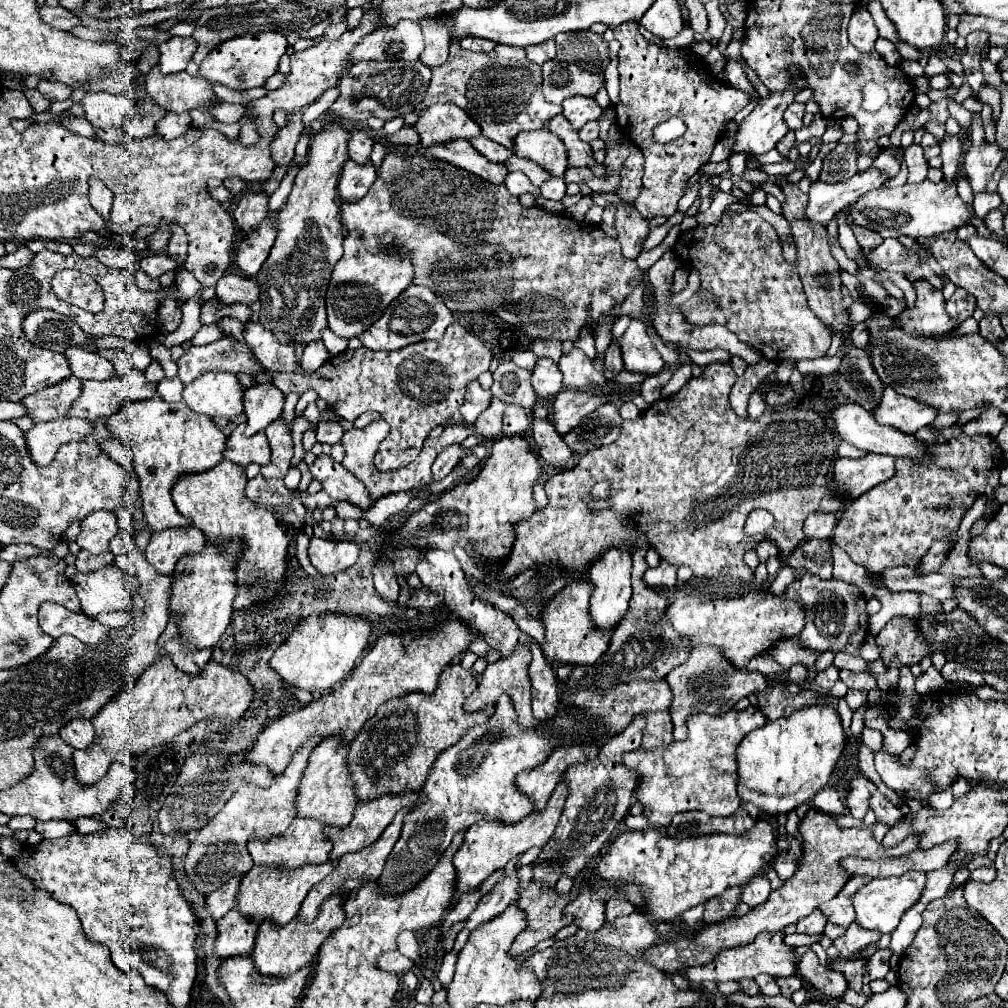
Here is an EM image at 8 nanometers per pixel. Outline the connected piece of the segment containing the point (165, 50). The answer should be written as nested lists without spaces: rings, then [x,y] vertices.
[[[172,37],[170,41],[160,45],[160,61],[158,67],[164,75],[184,71],[188,61],[196,51],[196,41],[192,37]]]

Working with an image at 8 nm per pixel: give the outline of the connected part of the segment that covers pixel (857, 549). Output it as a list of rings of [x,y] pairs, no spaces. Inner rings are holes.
[[[960,433],[944,445],[934,443],[932,451],[936,451],[936,455],[924,465],[896,459],[896,475],[888,479],[888,483],[880,483],[854,499],[844,511],[832,533],[832,541],[840,545],[854,563],[872,573],[882,573],[898,565],[918,569],[934,541],[946,539],[950,549],[956,545],[956,531],[964,513],[980,495],[992,497],[1000,485],[1000,475],[996,473],[1004,467],[1000,463],[1002,451],[992,437]]]

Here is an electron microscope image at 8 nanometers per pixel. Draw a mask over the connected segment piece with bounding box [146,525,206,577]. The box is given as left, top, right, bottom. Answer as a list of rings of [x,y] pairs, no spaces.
[[[190,525],[190,527],[172,527],[158,533],[152,533],[152,539],[146,547],[146,559],[162,573],[174,575],[176,563],[188,551],[202,551],[206,545],[204,533]]]

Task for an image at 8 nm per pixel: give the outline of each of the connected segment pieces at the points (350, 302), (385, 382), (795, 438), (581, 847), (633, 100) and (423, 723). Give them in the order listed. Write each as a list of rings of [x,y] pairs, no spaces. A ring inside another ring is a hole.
[[[352,231],[344,239],[344,255],[332,271],[332,279],[326,291],[326,315],[328,327],[338,337],[356,337],[370,327],[384,309],[412,283],[414,267],[408,257],[402,257],[400,247],[392,233],[384,233],[380,239],[380,251],[372,253],[362,243],[360,233]]]
[[[452,323],[440,341],[418,341],[398,351],[370,351],[360,347],[356,351],[344,351],[342,355],[330,357],[314,375],[312,389],[326,401],[326,405],[342,419],[354,421],[366,411],[376,411],[390,425],[388,437],[380,443],[376,451],[376,469],[392,471],[412,463],[420,451],[428,433],[438,425],[448,425],[454,411],[460,409],[464,401],[464,391],[468,381],[478,379],[480,373],[488,371],[492,353],[490,349],[474,335],[470,335],[460,323]]]
[[[726,361],[726,363],[712,363],[712,365],[706,365],[702,375],[700,377],[692,377],[678,393],[670,395],[670,397],[664,397],[660,401],[656,401],[646,413],[642,413],[638,419],[634,421],[624,421],[622,423],[622,435],[616,443],[610,443],[606,447],[598,447],[594,451],[588,451],[586,455],[580,457],[578,465],[572,467],[572,469],[566,469],[564,473],[558,473],[554,475],[552,479],[546,481],[546,493],[548,493],[548,507],[546,509],[540,509],[536,511],[530,519],[524,519],[524,523],[518,523],[516,525],[516,543],[512,545],[512,553],[508,555],[508,559],[504,561],[504,569],[500,571],[500,581],[508,581],[512,579],[514,575],[518,575],[520,571],[526,571],[528,567],[536,567],[536,565],[546,565],[546,563],[558,563],[560,567],[568,569],[568,573],[576,573],[576,571],[582,571],[586,569],[588,565],[596,563],[596,559],[600,559],[600,555],[616,545],[616,543],[624,543],[624,541],[634,541],[636,537],[636,531],[646,531],[648,535],[648,541],[650,541],[650,547],[656,549],[660,553],[660,557],[664,557],[664,561],[668,561],[670,565],[674,567],[690,567],[694,571],[694,575],[698,577],[708,577],[708,579],[718,579],[718,581],[724,581],[724,579],[744,579],[744,581],[752,581],[752,569],[742,561],[742,555],[748,551],[748,549],[756,549],[756,545],[760,543],[760,539],[768,539],[768,541],[774,541],[778,543],[780,547],[780,553],[782,555],[792,555],[792,551],[806,539],[804,537],[804,531],[802,531],[802,525],[804,525],[804,519],[808,517],[810,511],[830,511],[830,513],[836,513],[842,509],[844,505],[844,499],[838,491],[834,491],[832,487],[832,463],[836,459],[836,449],[838,449],[838,443],[836,443],[836,437],[834,437],[834,431],[828,427],[826,419],[816,413],[814,409],[804,409],[804,407],[784,407],[784,409],[766,409],[762,413],[762,417],[758,419],[750,419],[750,417],[738,417],[732,407],[730,407],[730,401],[728,401],[728,395],[730,395],[730,389],[734,385],[734,371],[732,371],[732,365]],[[596,481],[612,481],[612,495],[608,497],[610,503],[614,503],[614,509],[608,509],[608,511],[600,511],[596,517],[590,515],[590,507],[586,505],[586,501],[590,501],[590,489],[596,485]],[[754,509],[766,509],[774,515],[774,527],[768,529],[766,533],[762,535],[746,535],[744,533],[744,523],[748,519],[748,515],[754,511]],[[624,521],[632,521],[634,527],[626,527]]]
[[[640,715],[622,733],[608,739],[602,745],[596,759],[590,759],[586,763],[574,763],[568,767],[568,771],[564,773],[564,781],[568,783],[570,795],[566,799],[564,813],[552,839],[540,853],[546,855],[546,859],[540,859],[532,865],[532,869],[536,871],[536,879],[540,879],[540,883],[556,885],[556,881],[564,873],[570,877],[578,875],[578,871],[582,871],[586,863],[592,861],[606,847],[606,843],[612,839],[614,829],[628,815],[630,805],[634,803],[634,791],[640,775],[624,767],[622,755],[640,749],[644,727],[646,719]]]
[[[624,23],[616,27],[614,37],[620,43],[620,103],[616,107],[616,121],[622,133],[644,153],[646,165],[644,165],[644,183],[642,191],[634,201],[636,211],[642,215],[642,219],[652,219],[656,215],[664,215],[664,191],[668,187],[684,187],[684,179],[690,179],[698,173],[698,163],[702,163],[702,149],[714,149],[714,139],[718,135],[718,91],[738,91],[730,87],[728,83],[720,83],[706,75],[708,71],[698,61],[700,57],[694,57],[690,51],[680,49],[666,49],[658,45],[648,45],[648,41],[640,33],[638,23]],[[670,117],[680,117],[686,123],[686,133],[670,143],[656,143],[654,141],[654,127],[662,121],[668,121]]]
[[[450,665],[438,681],[432,695],[408,693],[378,707],[378,713],[364,723],[356,739],[350,743],[350,775],[356,781],[360,801],[374,799],[382,793],[400,793],[406,789],[418,791],[434,767],[438,755],[452,747],[460,735],[472,727],[486,723],[494,713],[494,705],[480,711],[464,711],[466,697],[476,689],[476,677],[462,665]]]

